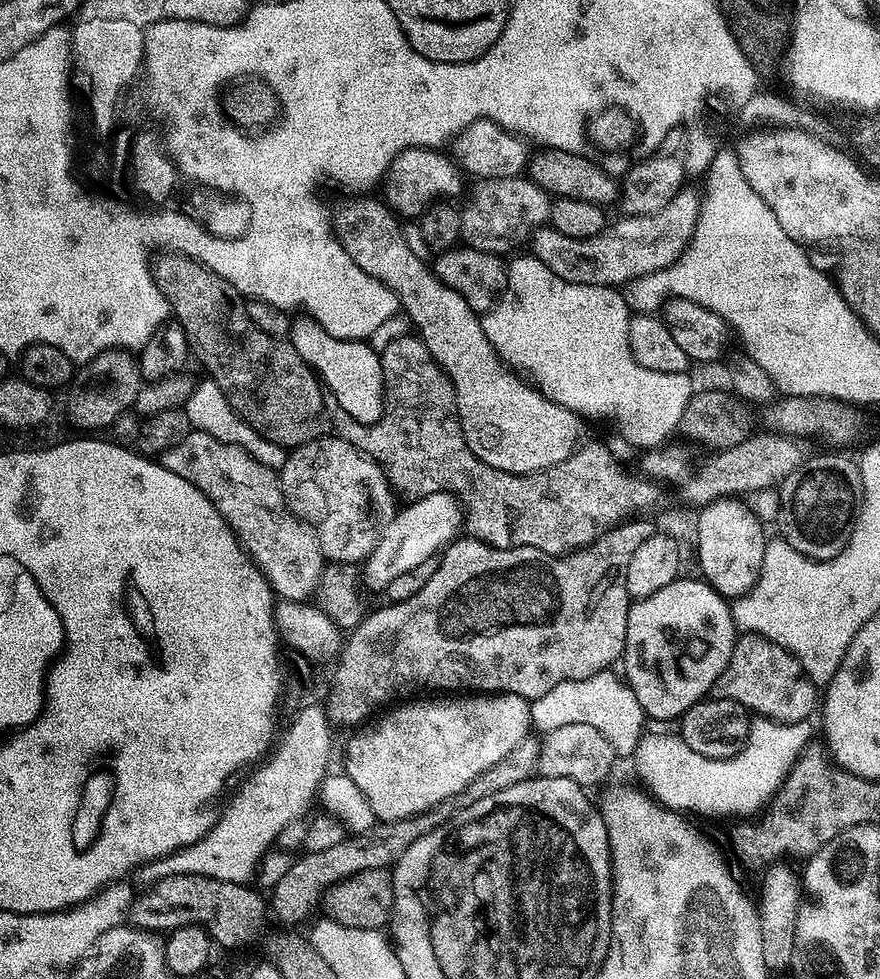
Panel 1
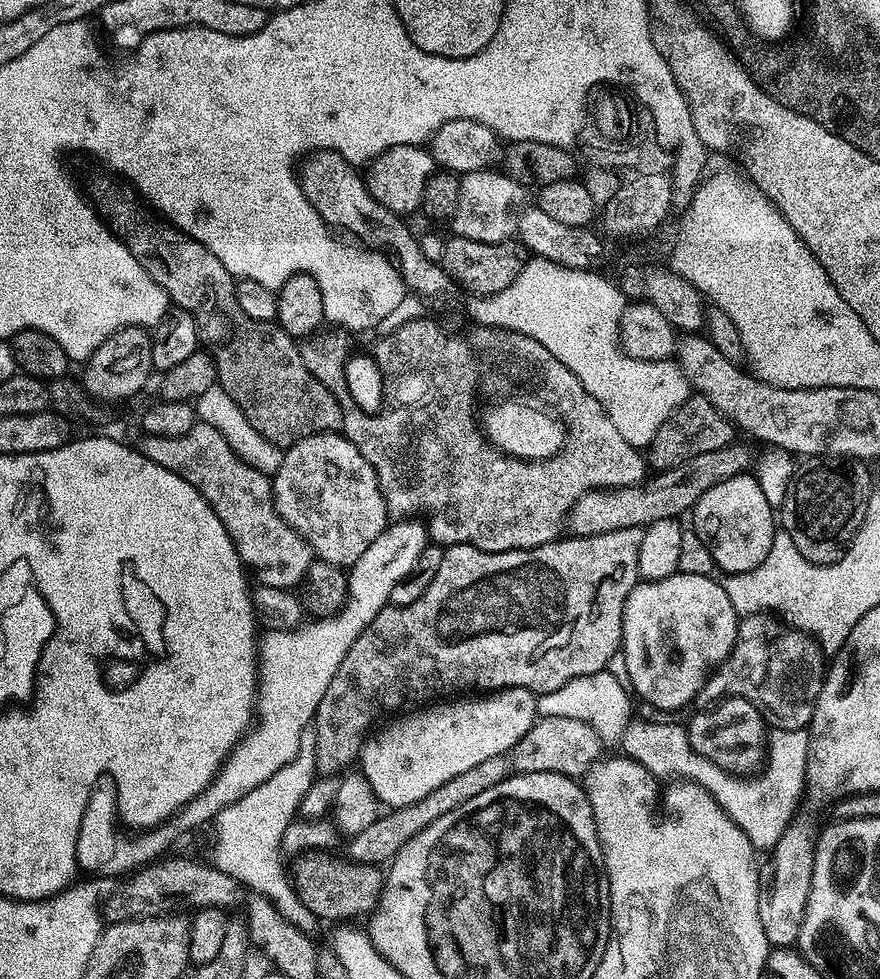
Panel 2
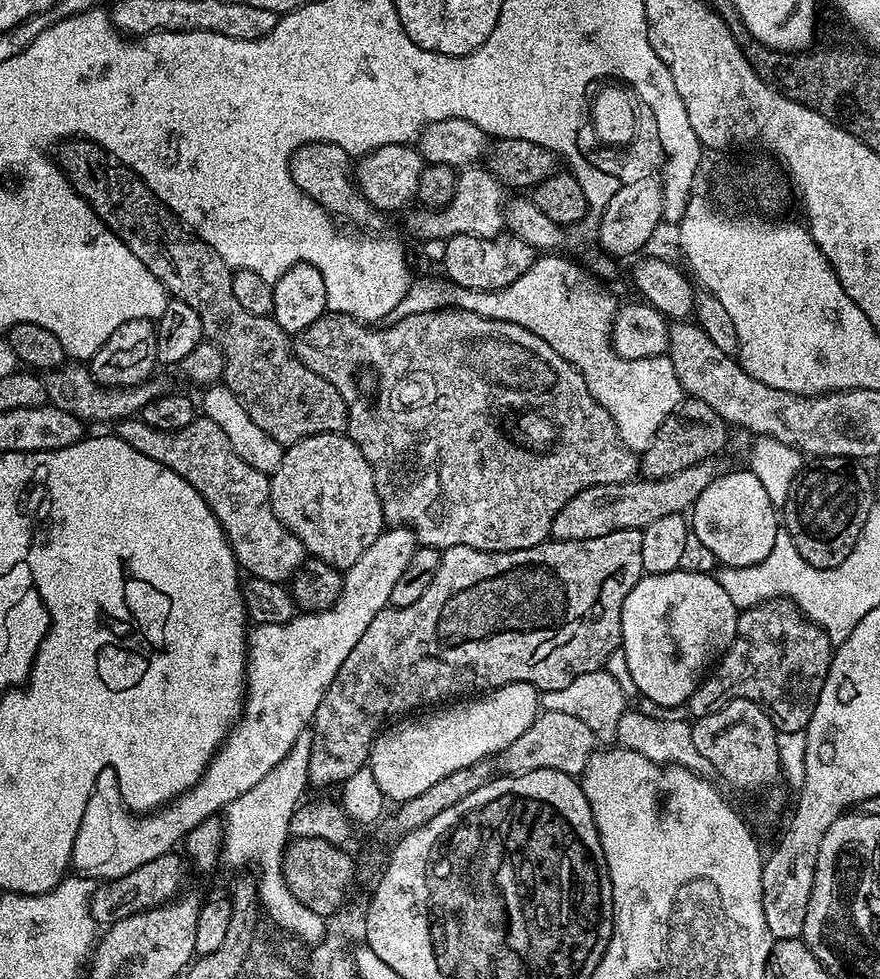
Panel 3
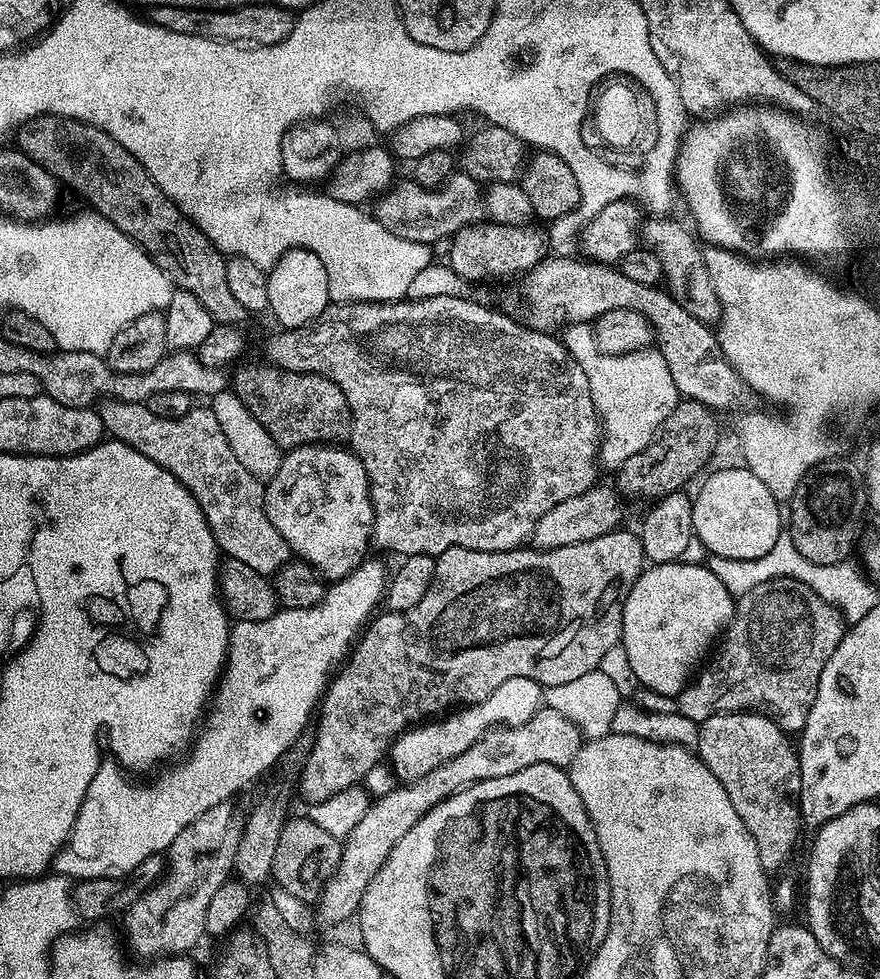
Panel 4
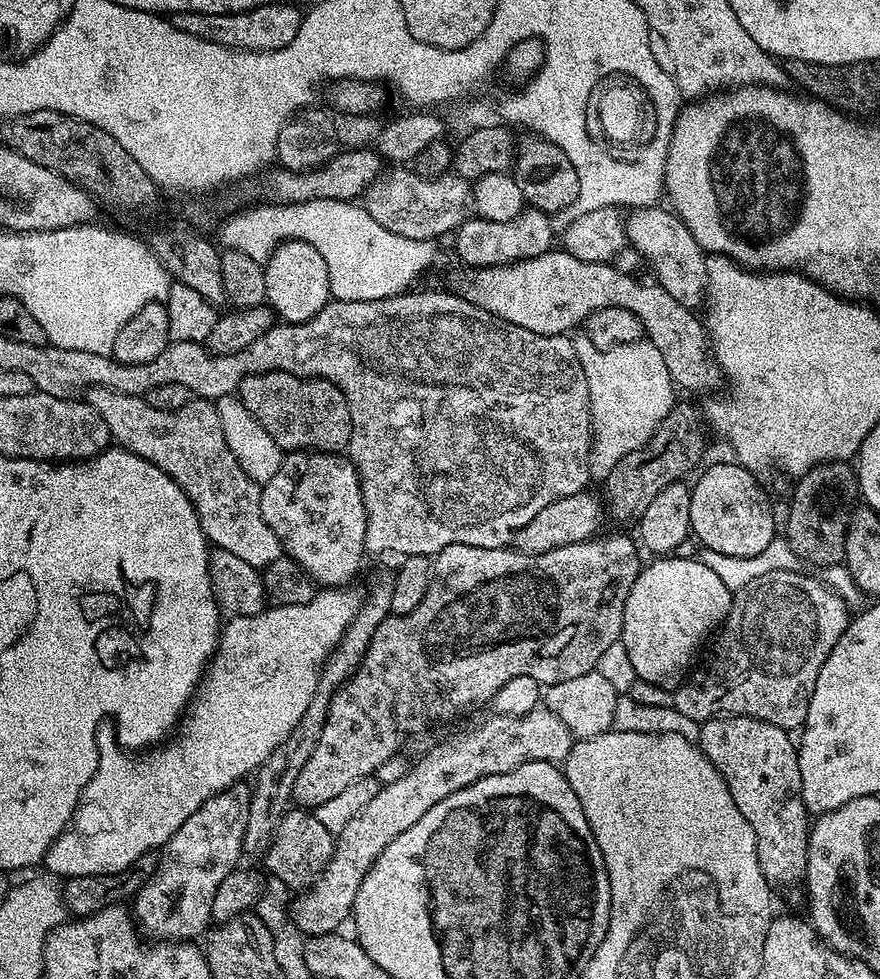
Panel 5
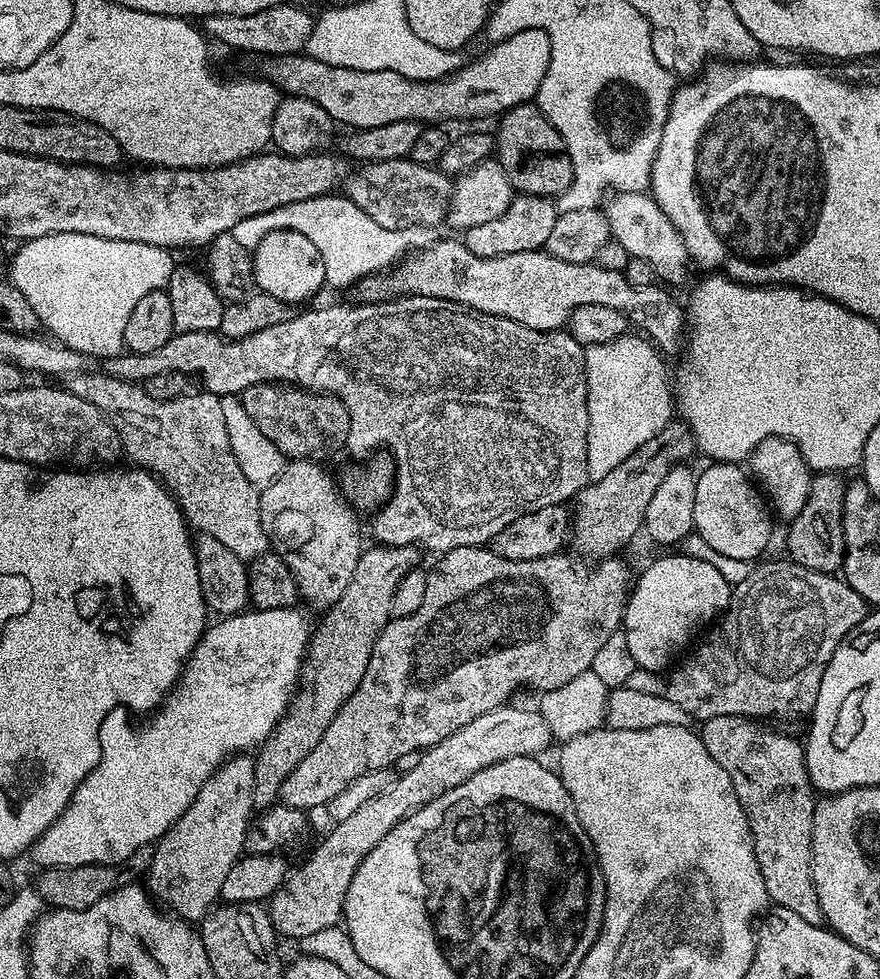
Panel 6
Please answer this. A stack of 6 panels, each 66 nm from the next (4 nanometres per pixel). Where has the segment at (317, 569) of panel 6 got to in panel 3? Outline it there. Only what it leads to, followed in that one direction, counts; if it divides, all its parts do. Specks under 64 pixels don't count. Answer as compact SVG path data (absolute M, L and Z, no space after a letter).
M323 432L287 445L283 449L278 470L271 473L270 479L274 514L304 543L305 553L309 557L347 570L358 562L358 558L362 558L364 551L385 531L372 467L370 462L366 462L362 450L358 450L356 443L347 434Z

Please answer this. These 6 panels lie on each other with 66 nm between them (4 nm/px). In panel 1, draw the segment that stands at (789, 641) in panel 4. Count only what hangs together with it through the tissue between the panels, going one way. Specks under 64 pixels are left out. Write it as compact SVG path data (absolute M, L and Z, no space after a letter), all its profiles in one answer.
M754 632L741 635L737 639L730 654L730 662L726 670L722 670L711 695L717 700L738 702L749 713L780 724L807 721L812 716L811 712L818 708L817 685L804 672L797 657L783 646Z

